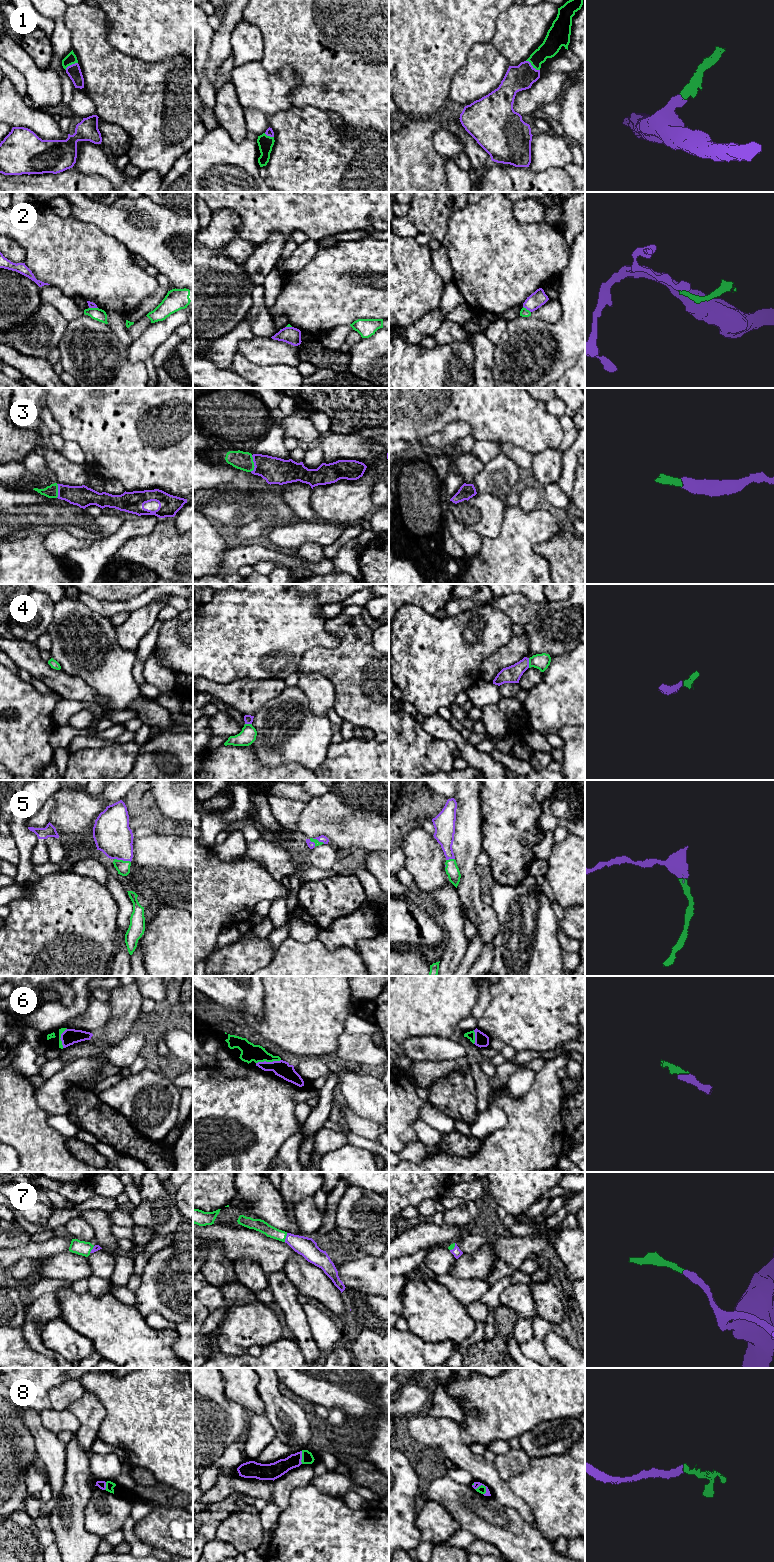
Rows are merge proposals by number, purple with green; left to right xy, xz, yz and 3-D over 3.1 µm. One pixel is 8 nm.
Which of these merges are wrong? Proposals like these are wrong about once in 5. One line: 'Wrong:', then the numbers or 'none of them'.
Wrong: 2

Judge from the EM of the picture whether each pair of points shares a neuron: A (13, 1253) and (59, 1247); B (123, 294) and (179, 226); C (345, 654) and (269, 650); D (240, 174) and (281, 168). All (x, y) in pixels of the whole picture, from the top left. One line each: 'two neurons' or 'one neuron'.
A: one neuron
B: two neurons
C: two neurons
D: two neurons

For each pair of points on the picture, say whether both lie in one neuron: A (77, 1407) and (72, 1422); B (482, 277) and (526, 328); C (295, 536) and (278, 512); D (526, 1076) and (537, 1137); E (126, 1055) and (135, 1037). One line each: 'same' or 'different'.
A: different
B: different
C: different
D: different
E: same

